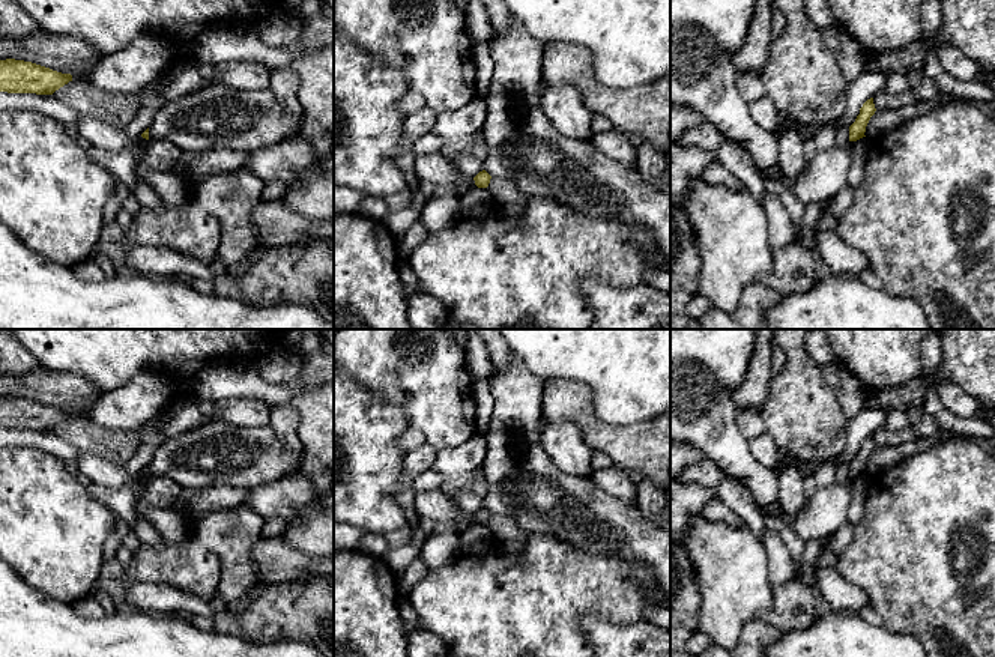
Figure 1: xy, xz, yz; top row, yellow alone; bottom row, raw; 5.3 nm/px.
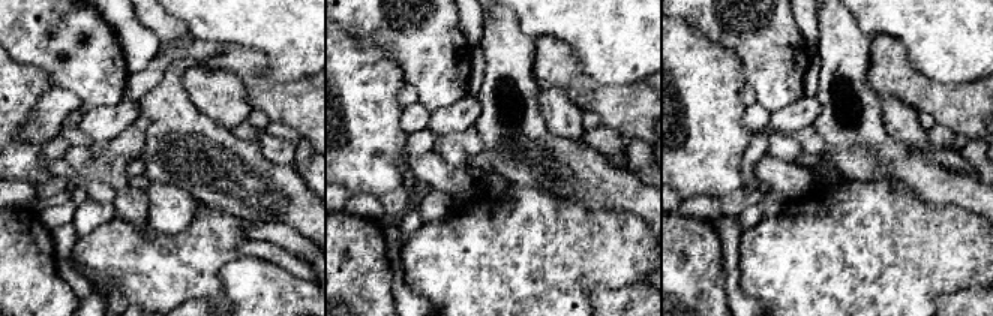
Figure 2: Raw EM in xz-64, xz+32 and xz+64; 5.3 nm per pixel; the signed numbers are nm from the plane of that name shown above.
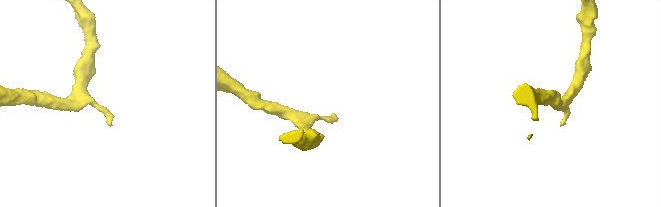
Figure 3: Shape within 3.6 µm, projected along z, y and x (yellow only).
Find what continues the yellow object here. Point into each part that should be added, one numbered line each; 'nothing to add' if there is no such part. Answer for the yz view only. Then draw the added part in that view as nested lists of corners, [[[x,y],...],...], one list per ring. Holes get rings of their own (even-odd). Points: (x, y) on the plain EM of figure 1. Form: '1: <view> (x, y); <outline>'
nothing to add

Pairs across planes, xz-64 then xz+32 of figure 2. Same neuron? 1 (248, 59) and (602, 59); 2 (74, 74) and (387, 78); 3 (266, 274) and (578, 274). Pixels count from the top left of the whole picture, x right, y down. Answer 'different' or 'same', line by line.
1: different
2: different
3: different

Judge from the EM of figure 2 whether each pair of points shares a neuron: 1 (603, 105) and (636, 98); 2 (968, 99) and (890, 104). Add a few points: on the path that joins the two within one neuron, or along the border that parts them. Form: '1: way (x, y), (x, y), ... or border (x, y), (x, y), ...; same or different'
1: way (611, 105), (629, 105); same
2: border (879, 93), (897, 98), (917, 113); different

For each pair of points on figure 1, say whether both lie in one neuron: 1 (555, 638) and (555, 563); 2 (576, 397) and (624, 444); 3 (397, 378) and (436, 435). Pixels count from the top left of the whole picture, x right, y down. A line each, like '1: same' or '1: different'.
1: same
2: same
3: same

